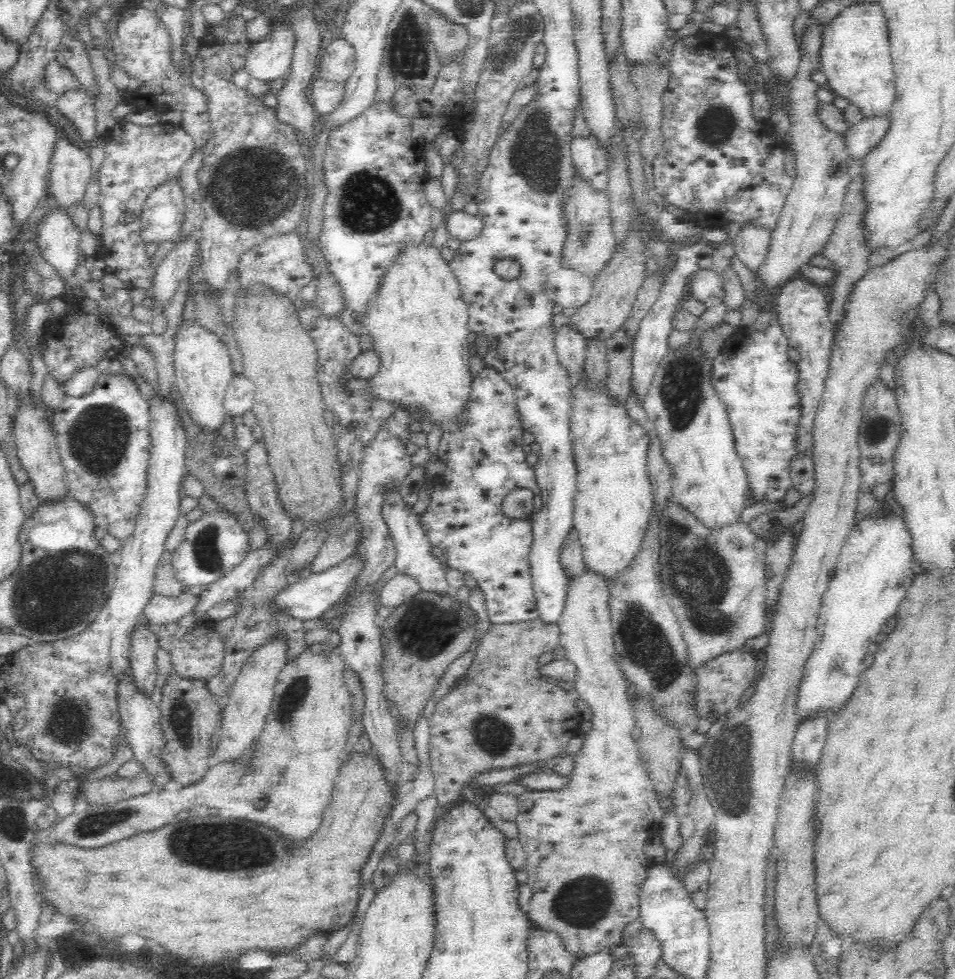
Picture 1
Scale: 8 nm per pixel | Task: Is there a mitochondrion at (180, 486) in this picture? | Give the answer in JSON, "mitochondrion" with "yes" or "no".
{"mitochondrion":"no"}

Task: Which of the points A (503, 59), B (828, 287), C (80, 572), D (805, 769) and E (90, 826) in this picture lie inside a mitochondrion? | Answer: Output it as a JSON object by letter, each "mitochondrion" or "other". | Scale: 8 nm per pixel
{"A":"mitochondrion","B":"other","C":"mitochondrion","D":"other","E":"mitochondrion"}

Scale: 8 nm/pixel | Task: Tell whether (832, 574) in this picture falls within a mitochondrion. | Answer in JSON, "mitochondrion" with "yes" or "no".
{"mitochondrion":"no"}

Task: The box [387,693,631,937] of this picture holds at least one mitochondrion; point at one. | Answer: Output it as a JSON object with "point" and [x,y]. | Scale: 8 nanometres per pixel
{"point":[585,900]}

